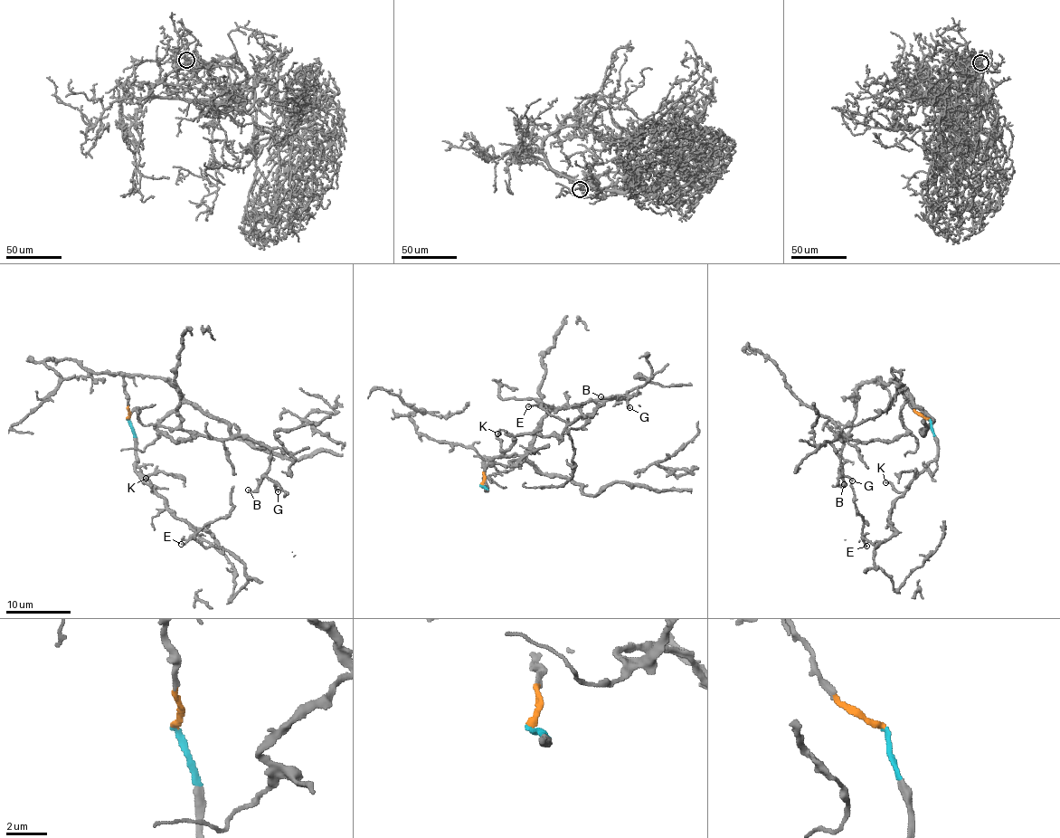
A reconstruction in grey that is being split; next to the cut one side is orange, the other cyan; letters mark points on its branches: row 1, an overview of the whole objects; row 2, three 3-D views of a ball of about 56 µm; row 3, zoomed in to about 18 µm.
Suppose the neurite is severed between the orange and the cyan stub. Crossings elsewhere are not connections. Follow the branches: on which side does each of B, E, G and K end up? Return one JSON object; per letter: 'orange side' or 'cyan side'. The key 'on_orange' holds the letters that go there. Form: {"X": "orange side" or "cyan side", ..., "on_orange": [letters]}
{"B": "orange side", "E": "cyan side", "G": "orange side", "K": "cyan side", "on_orange": ["B", "G"]}

